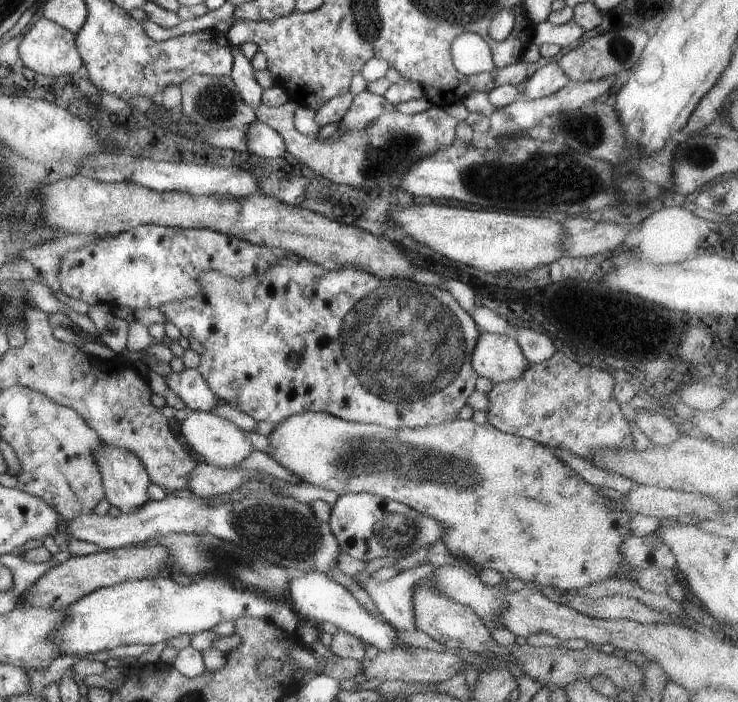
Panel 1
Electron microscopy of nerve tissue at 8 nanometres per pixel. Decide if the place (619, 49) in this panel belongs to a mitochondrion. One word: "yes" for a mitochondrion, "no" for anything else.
yes

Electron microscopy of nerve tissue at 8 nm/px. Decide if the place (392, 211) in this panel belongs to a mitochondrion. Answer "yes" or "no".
no

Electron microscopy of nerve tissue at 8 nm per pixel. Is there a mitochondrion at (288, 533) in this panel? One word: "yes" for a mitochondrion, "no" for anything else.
yes

